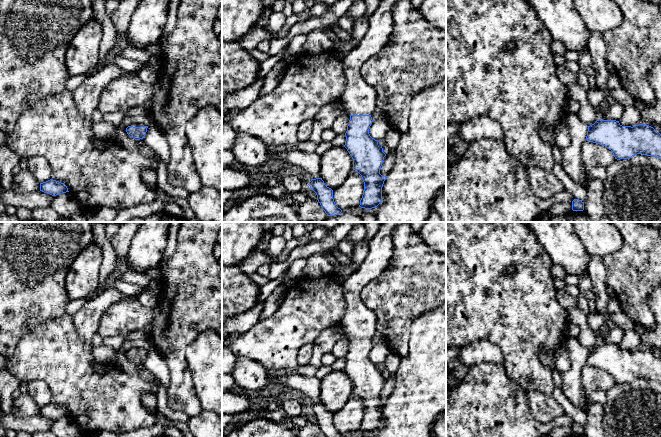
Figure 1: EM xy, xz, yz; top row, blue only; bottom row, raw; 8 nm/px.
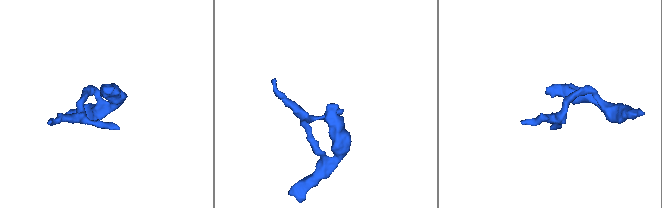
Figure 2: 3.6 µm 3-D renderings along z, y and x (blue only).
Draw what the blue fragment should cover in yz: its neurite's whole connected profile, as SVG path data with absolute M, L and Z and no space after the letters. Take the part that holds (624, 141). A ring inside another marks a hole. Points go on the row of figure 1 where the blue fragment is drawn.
M599 119L588 126L586 140L607 147L617 160L637 154L661 159L661 134L649 125L622 126L616 120Z

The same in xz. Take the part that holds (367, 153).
M381 0L379 6L369 18L369 28L358 44L342 59L346 86L341 97L343 109L350 114L349 124L345 133L344 147L353 159L353 170L358 172L364 182L364 191L359 207L376 208L382 200L382 187L387 176L380 174L386 154L380 141L369 134L373 122L371 114L377 108L377 93L366 83L361 75L361 67L372 56L376 55L388 42L393 31L393 5L399 0Z

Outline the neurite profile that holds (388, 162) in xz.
M395 153L394 154L390 154L390 155L386 155L384 157L381 169L380 169L380 174L384 177L387 176L388 173L391 171L393 165L395 162Z

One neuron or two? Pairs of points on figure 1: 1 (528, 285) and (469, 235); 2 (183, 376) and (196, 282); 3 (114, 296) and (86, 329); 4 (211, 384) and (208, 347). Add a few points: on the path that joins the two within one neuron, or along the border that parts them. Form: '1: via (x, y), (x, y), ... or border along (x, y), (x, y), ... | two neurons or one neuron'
1: via (510, 285), (505, 285), (473, 253) | one neuron
2: via (178, 353), (178, 318), (188, 305) | one neuron
3: via (105, 300), (86, 320) | one neuron
4: via (211, 375), (211, 358), (209, 356) | one neuron

